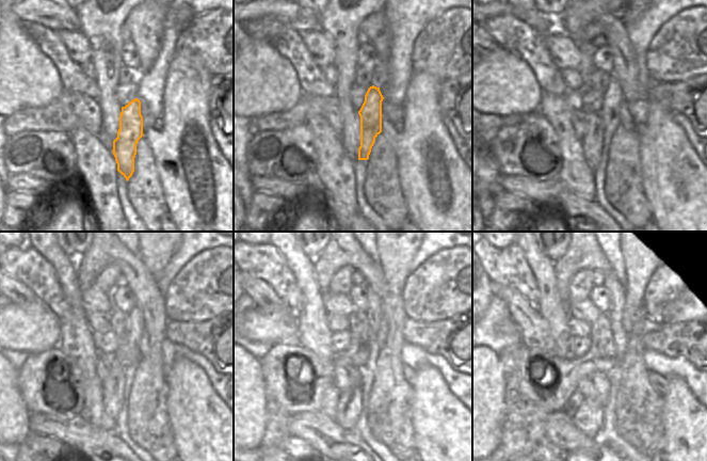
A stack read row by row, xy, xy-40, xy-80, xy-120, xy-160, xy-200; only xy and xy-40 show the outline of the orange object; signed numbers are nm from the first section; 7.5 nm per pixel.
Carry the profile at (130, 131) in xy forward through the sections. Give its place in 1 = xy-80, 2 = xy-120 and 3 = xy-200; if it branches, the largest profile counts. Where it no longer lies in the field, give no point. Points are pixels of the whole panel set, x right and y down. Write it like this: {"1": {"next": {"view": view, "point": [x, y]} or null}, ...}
{"1": {"next": {"view": "xy-80", "point": [612, 96]}}, "2": {"next": {"view": "xy-120", "point": [128, 354]}}, "3": {"next": {"view": "xy-200", "point": [615, 291]}}}

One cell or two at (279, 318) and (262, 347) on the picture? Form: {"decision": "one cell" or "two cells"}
{"decision": "two cells"}

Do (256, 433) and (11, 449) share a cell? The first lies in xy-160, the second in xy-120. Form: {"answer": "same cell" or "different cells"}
{"answer": "different cells"}

